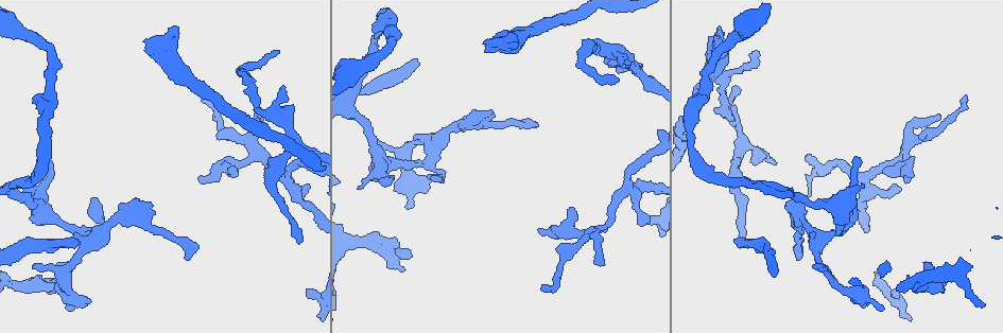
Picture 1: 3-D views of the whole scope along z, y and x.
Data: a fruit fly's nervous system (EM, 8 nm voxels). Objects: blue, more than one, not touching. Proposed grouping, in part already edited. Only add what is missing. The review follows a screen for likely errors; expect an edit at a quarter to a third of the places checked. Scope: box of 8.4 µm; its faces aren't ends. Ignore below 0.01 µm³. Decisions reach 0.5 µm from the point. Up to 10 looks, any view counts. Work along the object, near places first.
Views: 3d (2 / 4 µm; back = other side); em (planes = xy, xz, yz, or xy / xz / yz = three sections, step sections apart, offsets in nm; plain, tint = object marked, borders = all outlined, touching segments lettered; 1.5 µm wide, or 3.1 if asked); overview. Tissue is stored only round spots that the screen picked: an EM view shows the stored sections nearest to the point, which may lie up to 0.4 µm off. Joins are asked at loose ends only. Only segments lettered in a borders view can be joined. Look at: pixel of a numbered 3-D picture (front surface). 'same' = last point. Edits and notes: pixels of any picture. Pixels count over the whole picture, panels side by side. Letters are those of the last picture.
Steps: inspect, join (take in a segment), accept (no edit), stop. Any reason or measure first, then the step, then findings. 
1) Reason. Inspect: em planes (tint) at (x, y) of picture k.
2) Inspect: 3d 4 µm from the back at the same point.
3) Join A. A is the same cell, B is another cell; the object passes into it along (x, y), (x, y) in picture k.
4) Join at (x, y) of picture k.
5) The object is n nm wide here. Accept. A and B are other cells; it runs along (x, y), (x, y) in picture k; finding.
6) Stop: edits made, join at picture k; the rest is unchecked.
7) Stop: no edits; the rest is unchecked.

Free end. Inspect: em planes (tint) at (372, 31) of picture 1.

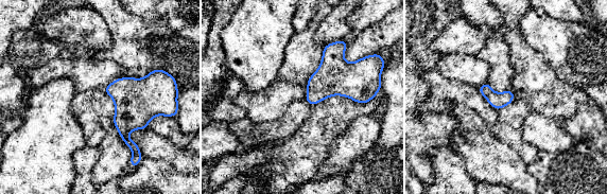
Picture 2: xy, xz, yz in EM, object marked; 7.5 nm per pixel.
See the neighbours. Inspect: em planes (borders) at the same point.

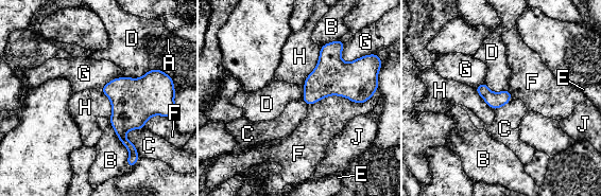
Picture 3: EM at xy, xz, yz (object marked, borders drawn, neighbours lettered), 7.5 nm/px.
Accept. A, B, C, D, E, F, G, H and J are other cells; a border runs along (485, 82), (494, 92), (509, 91) in picture 3; no lettered segment goes on from it.

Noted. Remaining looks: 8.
Long arm stops here. Inspect: 3d 4 µm from the back at (279, 53) of picture 1.

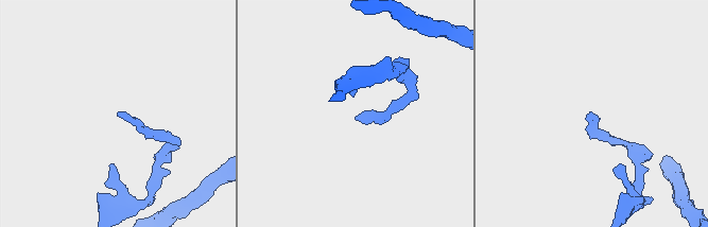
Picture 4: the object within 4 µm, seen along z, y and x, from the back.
Now the EM. Inspect: em xy step 4 (tint) at (117, 112) of picture 4.

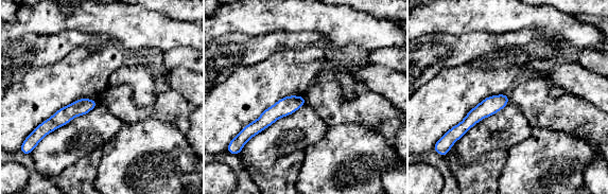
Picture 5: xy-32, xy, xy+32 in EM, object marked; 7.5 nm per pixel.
Inspect: em xz step 8 (borders) at the same point.

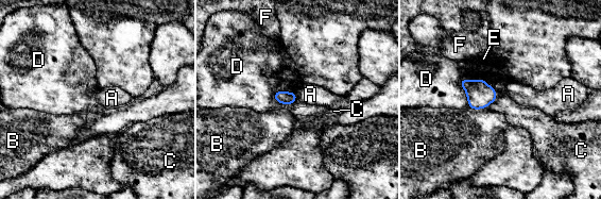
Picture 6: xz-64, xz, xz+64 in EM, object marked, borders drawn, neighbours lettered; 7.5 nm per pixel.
Accept. A, B, C, D, E and F are other cells; a border runs along (295, 93), (297, 99) in picture 6; none of them fits.

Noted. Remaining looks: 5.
Tapers out. Inspect: em planes (borders) at (966, 97) of picture 1.

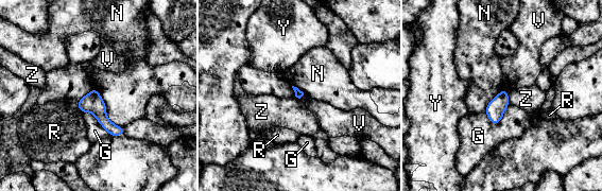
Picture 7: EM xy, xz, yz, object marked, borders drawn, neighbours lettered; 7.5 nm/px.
Accept. G, N, R, V, Y and Z are other cells; a border runs along (502, 88), (509, 91) in picture 7; none of them fits.

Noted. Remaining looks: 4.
An open end. Inspect: 3d 4 µm at (144, 40) of picture 1.

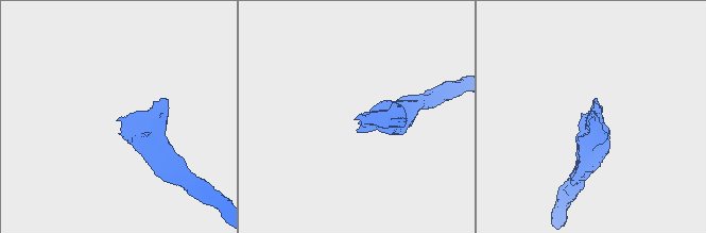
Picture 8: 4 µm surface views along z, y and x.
Shape alone is not enough. Inspect: em xy step 4 (borders) at (117, 120) of picture 8.

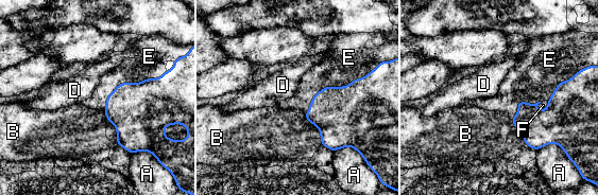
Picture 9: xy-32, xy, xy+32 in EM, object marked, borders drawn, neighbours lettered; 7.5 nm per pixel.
Join E. E is the same cell, A, B, D and F are other cells; the cell continues.

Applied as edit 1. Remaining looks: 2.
Stop: edits made, join at picture 9; the rest is unchecked.

